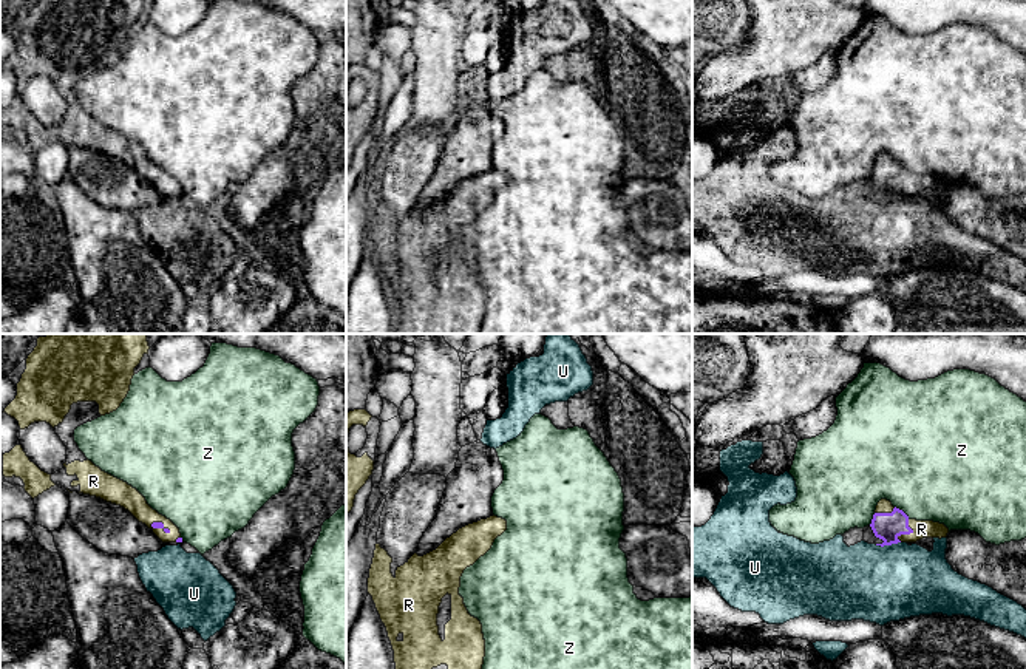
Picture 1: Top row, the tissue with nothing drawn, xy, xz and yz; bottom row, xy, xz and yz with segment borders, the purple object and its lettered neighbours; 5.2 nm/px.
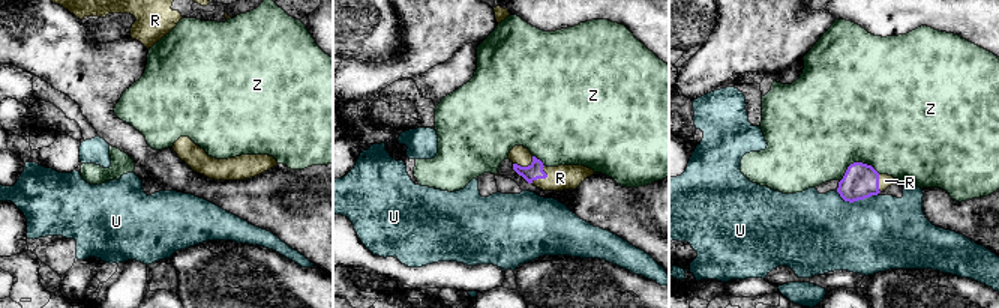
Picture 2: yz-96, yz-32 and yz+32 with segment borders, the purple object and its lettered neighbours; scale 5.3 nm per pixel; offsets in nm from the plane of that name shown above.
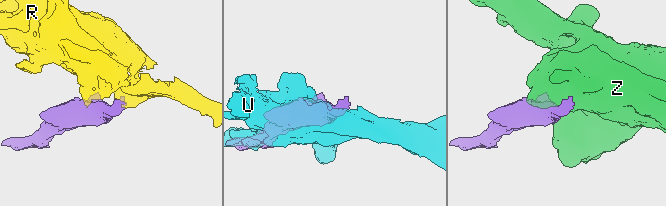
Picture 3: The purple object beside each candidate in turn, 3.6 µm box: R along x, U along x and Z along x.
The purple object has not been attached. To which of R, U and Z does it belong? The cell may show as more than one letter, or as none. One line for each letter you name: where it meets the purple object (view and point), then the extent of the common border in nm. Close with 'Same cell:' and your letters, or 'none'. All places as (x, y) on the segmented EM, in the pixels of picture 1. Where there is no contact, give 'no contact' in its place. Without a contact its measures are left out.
R: yz (909, 533) | 130 nm
Same cell: R

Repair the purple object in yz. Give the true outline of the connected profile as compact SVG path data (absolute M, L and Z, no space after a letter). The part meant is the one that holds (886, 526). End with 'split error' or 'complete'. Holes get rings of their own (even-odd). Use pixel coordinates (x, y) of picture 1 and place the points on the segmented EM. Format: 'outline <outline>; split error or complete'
outline M887 499L878 502L870 527L875 536L884 541L882 544L876 544L881 547L898 542L916 542L922 538L941 539L949 533L944 524L910 519Z; split error

